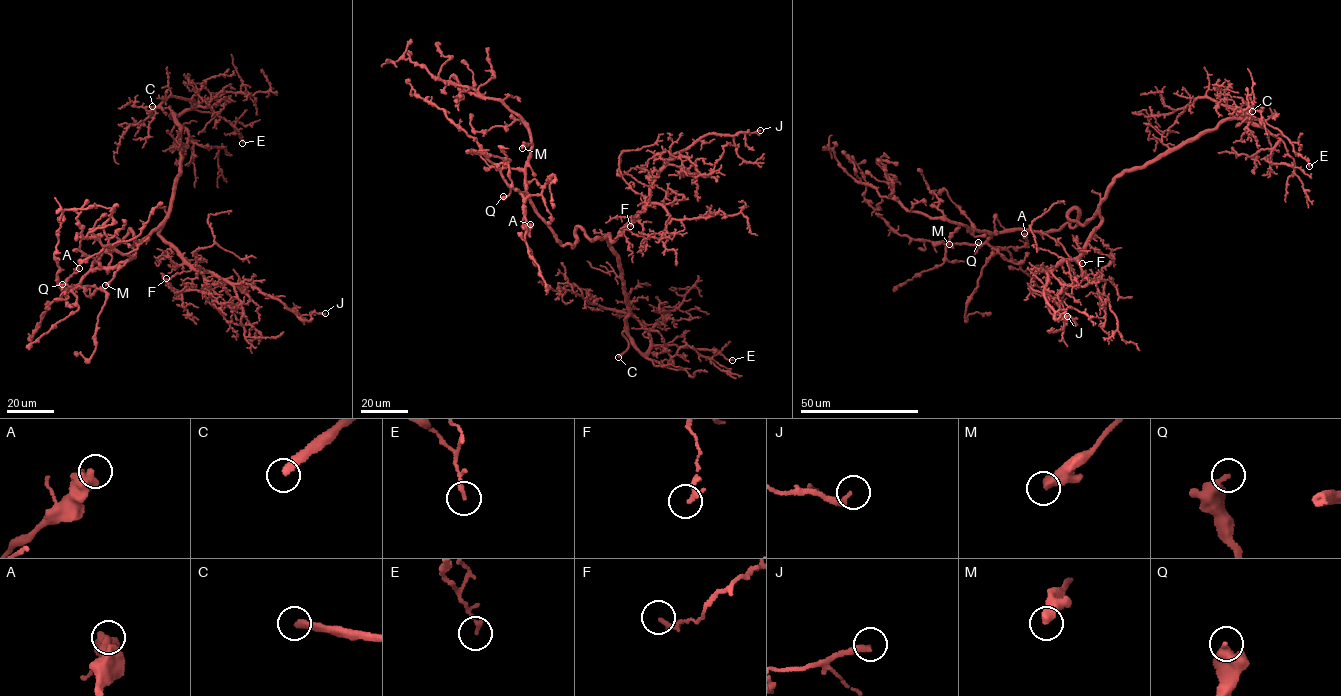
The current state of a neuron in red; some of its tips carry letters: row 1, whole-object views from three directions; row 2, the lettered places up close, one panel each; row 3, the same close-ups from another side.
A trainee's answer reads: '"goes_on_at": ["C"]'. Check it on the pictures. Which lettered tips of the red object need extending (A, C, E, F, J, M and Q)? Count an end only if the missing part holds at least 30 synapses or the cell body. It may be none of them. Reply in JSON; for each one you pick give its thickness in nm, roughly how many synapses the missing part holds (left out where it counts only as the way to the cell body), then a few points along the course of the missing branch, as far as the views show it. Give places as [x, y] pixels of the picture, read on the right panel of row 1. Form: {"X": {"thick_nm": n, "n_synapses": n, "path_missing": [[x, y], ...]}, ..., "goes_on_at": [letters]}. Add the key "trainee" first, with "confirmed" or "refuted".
{"trainee": "confirmed", "C": {"thick_nm": 300, "path_missing": [[1252, 111], [1263, 97], [1271, 97], [1274, 102]]}, "goes_on_at": ["C"]}

